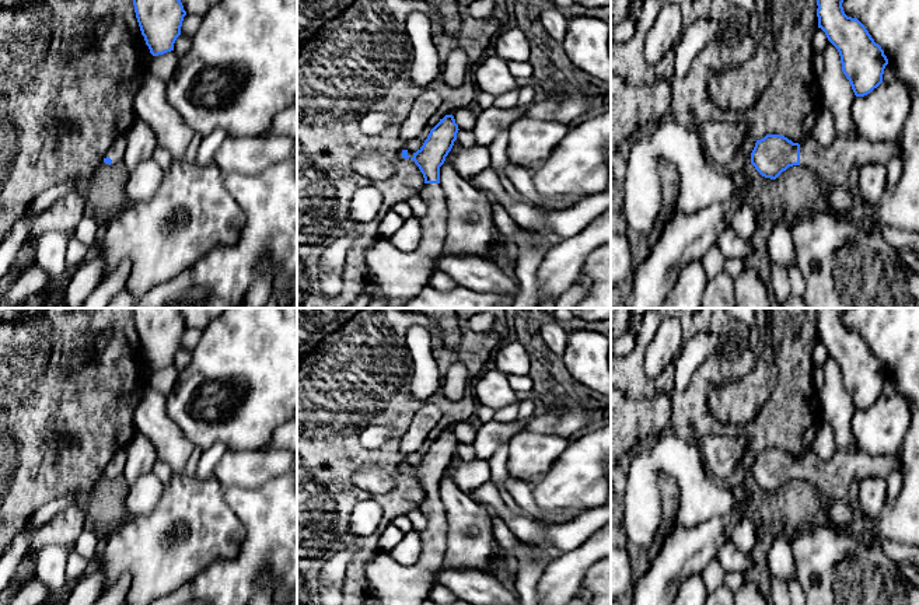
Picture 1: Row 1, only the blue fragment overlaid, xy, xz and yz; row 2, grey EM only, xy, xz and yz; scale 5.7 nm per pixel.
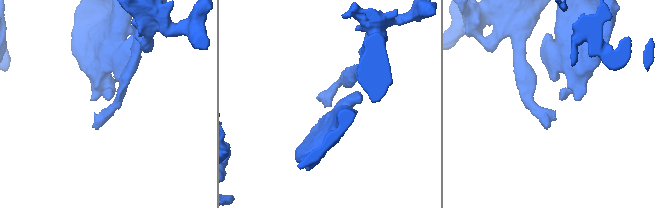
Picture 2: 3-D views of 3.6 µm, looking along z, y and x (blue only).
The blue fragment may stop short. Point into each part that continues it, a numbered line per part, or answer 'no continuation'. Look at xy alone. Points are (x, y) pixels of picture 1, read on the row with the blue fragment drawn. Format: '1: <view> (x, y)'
1: xy (116, 151)

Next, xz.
1: xz (402, 275)

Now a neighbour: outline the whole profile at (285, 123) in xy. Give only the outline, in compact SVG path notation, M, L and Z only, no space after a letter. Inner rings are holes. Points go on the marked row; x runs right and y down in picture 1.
M297 104L276 115L263 136L282 134L291 137L297 144Z

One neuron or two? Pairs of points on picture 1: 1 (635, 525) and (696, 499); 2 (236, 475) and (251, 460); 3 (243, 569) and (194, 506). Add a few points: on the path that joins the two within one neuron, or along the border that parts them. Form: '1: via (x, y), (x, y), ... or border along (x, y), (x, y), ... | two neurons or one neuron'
1: via (642, 497), (642, 478), (654, 465), (677, 471) | one neuron
2: via (240, 471), (247, 464) | one neuron
3: border along (244, 525), (240, 549), (203, 570) | two neurons

